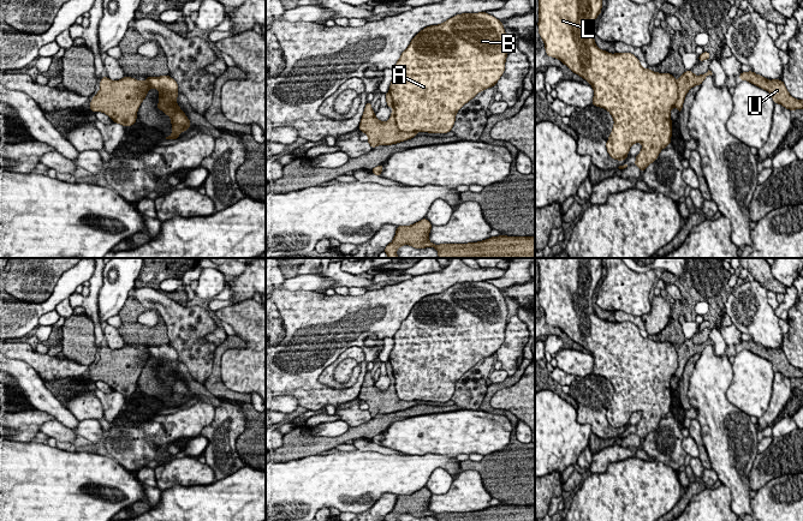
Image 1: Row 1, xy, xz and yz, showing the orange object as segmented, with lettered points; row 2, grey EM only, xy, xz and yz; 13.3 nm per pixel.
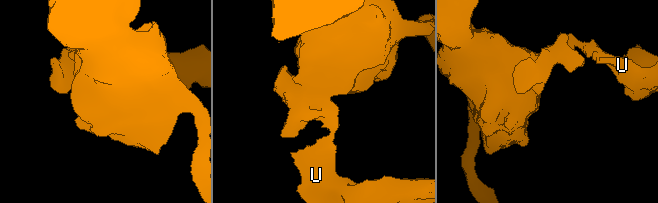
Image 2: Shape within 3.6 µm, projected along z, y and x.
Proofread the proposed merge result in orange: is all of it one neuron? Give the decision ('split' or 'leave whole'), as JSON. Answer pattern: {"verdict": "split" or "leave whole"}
{"verdict": "split"}

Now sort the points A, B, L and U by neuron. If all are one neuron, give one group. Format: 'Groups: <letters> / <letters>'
Groups: A B L / U

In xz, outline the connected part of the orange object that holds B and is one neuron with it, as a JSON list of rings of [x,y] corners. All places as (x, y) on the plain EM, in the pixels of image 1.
[[[463,282],[421,299],[402,322],[393,336],[389,363],[395,391],[403,401],[447,402],[452,399],[457,381],[480,360],[494,355],[505,340],[508,310],[502,292],[486,282]]]

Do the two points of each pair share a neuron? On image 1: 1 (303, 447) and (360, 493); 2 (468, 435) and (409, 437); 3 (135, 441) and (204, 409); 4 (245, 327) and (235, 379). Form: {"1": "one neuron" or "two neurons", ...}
{"1": "two neurons", "2": "one neuron", "3": "one neuron", "4": "one neuron"}

